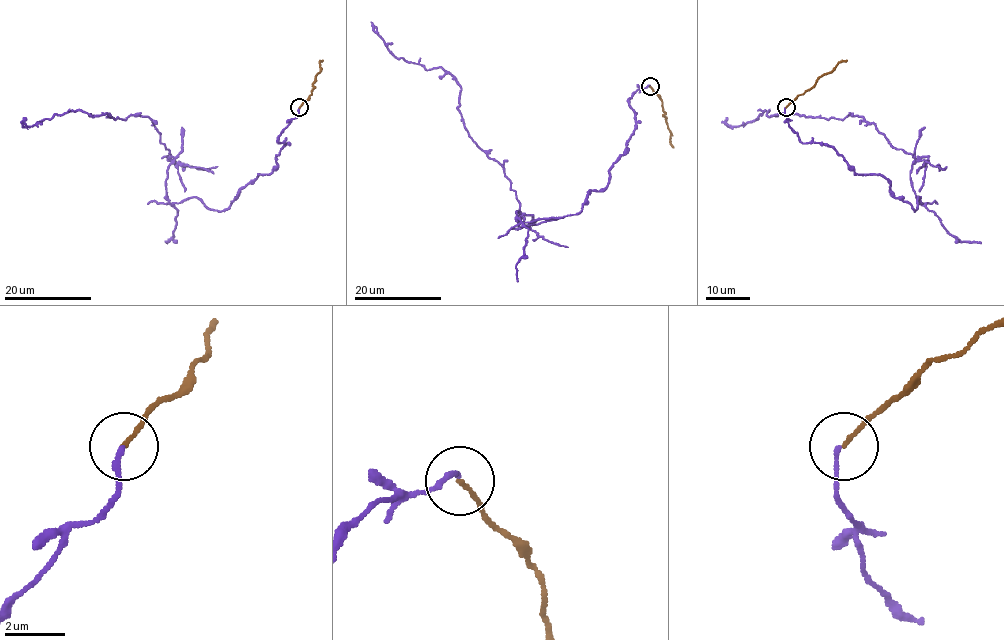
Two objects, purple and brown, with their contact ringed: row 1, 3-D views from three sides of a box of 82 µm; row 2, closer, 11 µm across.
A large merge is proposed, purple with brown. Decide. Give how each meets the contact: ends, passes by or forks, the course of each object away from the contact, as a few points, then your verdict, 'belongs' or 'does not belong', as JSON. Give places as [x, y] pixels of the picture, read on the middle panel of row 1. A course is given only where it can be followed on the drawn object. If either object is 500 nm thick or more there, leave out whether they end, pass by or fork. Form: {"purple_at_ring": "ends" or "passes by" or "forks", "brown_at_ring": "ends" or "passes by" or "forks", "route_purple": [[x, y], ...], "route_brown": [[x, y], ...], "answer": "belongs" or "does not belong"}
{"purple_at_ring": "ends", "brown_at_ring": "ends", "route_purple": [[649, 85], [608, 184], [522, 223], [459, 83], [371, 22]], "route_brown": [[649, 86], [661, 101], [673, 147]], "answer": "does not belong"}

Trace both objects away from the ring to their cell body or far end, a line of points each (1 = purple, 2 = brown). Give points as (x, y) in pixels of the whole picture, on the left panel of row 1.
1: (299, 107), (277, 166), (216, 211), (167, 200), (174, 158), (149, 117), (20, 121)
2: (299, 107), (311, 94), (320, 71), (320, 61), (323, 60)

